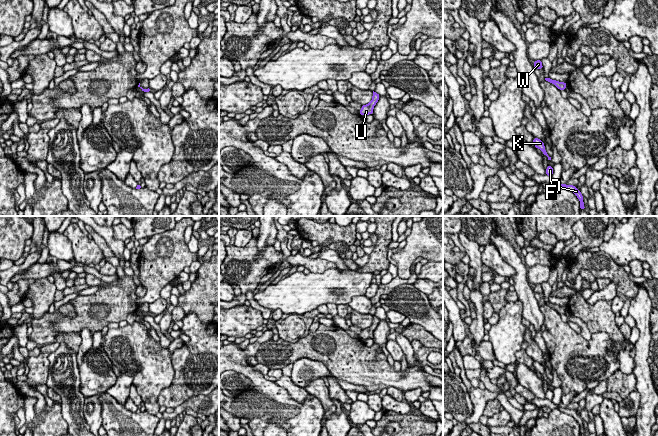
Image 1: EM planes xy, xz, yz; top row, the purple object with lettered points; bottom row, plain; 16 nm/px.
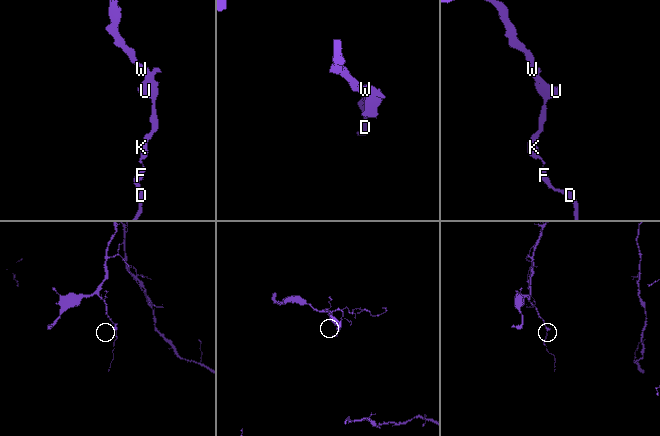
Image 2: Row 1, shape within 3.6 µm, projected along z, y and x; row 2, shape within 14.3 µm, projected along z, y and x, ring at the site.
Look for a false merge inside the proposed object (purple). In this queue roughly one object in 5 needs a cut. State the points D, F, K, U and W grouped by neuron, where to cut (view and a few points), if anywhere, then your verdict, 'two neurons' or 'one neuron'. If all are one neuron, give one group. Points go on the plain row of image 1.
D F K U W; no cut; one neuron

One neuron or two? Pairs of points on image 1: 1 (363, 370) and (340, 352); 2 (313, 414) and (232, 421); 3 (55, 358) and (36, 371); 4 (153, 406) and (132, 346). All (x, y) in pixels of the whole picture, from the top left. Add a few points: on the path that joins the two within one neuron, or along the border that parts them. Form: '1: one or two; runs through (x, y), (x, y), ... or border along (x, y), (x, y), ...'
1: one; runs through (357, 364), (346, 358)
2: two; border along (229, 412), (232, 414)
3: two; border along (60, 343), (48, 356), (49, 374), (45, 383)
4: one; runs through (149, 391), (149, 365), (145, 361)

